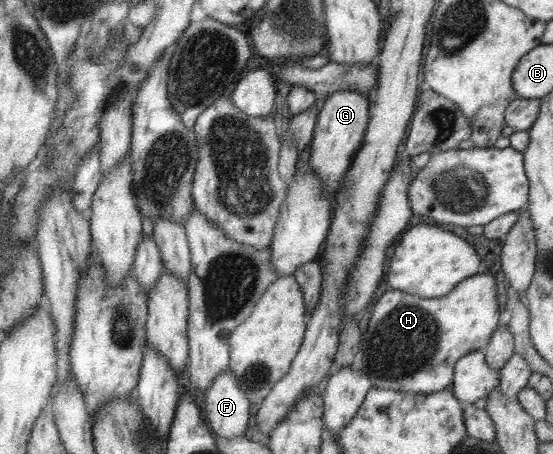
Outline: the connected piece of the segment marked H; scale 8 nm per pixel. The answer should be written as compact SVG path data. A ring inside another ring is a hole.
M488 270L462 280L440 298L420 298L390 289L372 306L370 324L361 337L358 367L376 388L416 394L440 392L452 384L454 363L462 355L484 349L500 315L495 274Z

